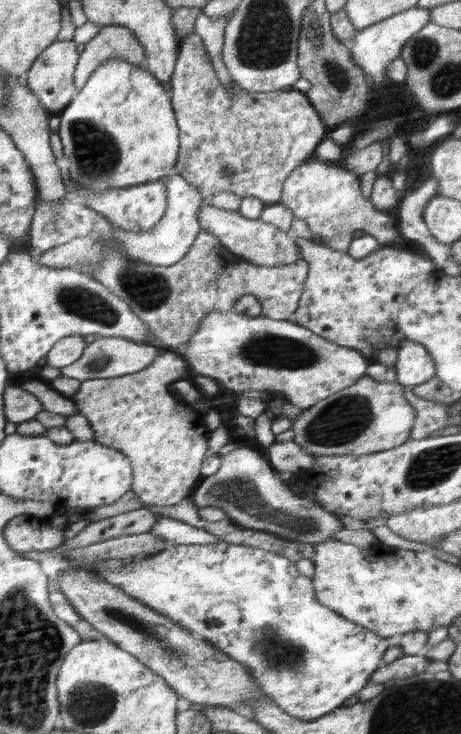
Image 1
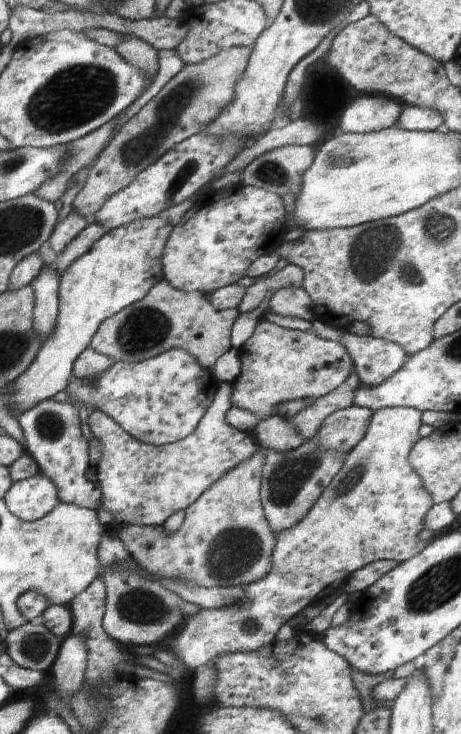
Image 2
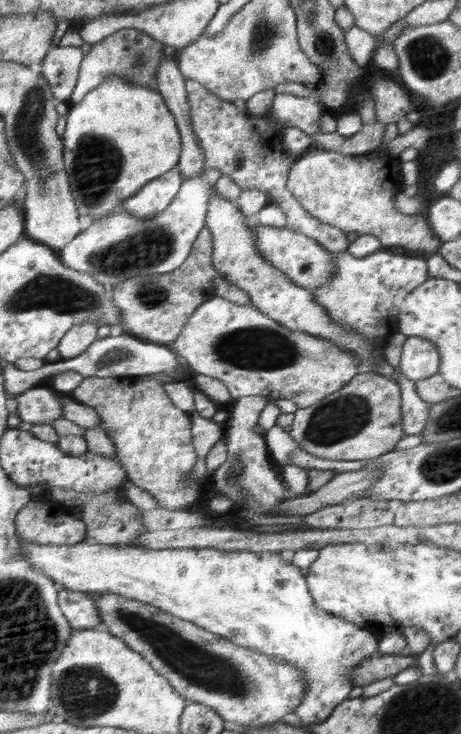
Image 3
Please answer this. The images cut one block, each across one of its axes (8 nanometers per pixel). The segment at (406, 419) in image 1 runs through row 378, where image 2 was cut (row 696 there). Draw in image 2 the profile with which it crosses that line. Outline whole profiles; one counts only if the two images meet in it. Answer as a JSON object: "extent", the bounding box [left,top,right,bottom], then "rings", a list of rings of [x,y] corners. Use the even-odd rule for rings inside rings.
{"extent":[351,668,395,710],"rings":[[[352,668],[351,679],[353,680],[353,686],[359,694],[360,700],[364,705],[364,710],[379,709],[390,709],[395,703],[395,699],[390,700],[380,700],[373,697],[374,687],[377,687],[381,682],[385,680],[392,679],[394,672],[386,671],[385,673],[378,674],[366,674]]]}

